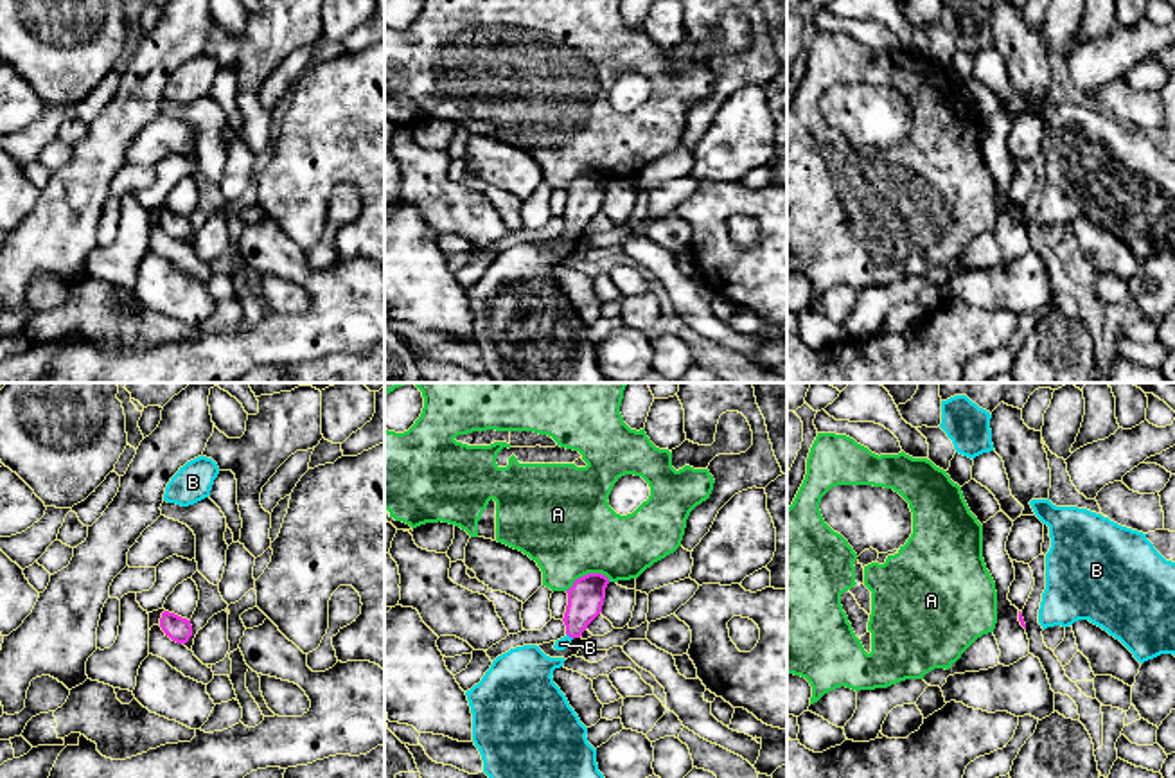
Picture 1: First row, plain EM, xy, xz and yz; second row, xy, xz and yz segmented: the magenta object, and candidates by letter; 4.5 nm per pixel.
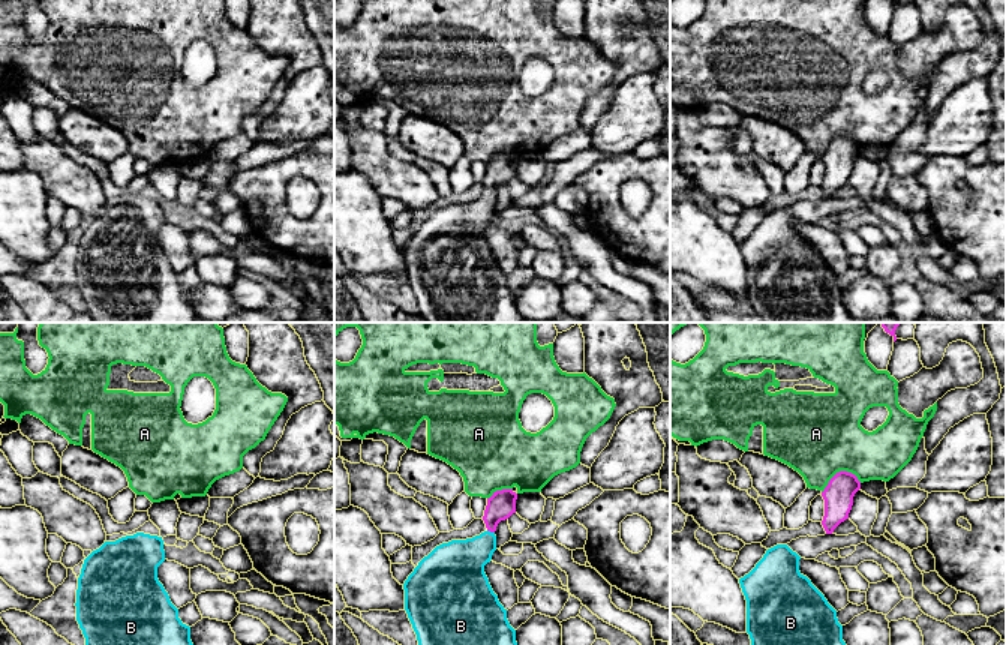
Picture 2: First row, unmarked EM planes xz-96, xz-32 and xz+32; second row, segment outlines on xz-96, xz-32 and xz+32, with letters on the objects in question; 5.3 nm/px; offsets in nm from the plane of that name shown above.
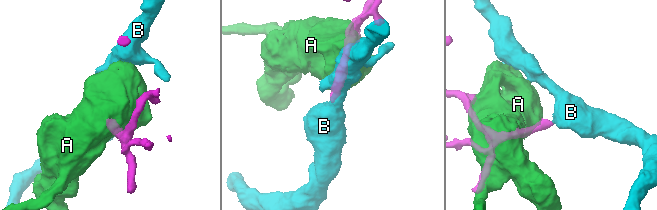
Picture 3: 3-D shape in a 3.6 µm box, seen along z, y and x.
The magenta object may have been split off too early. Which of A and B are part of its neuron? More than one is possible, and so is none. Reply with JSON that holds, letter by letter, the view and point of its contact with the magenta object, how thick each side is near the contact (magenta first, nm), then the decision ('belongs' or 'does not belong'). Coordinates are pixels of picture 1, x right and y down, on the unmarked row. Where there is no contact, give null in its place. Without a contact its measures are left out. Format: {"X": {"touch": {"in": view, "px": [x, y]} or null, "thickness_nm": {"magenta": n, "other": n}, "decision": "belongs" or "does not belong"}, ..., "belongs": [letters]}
{"A": {"touch": {"in": "xz", "px": [588, 171]}, "thickness_nm": {"magenta": 160, "other": 440}, "decision": "does not belong"}, "B": {"touch": {"in": "xz", "px": [570, 234]}, "thickness_nm": {"magenta": 160, "other": 50}, "decision": "belongs"}, "belongs": ["B"]}

